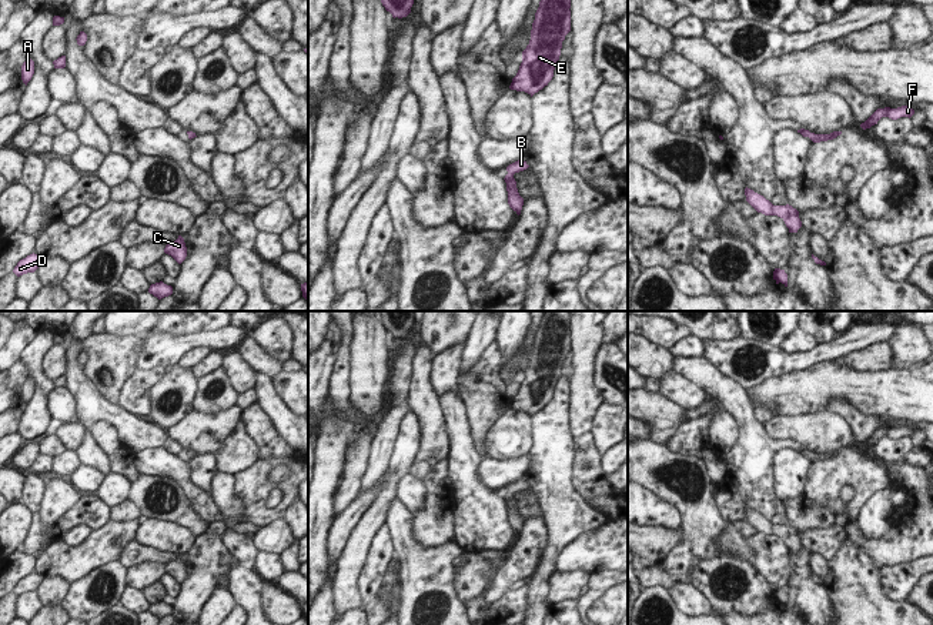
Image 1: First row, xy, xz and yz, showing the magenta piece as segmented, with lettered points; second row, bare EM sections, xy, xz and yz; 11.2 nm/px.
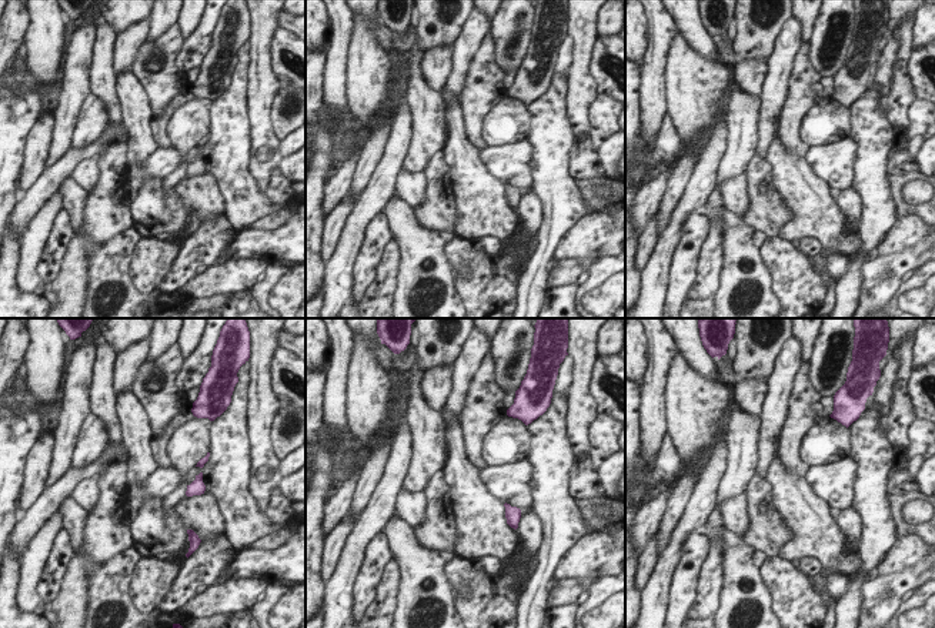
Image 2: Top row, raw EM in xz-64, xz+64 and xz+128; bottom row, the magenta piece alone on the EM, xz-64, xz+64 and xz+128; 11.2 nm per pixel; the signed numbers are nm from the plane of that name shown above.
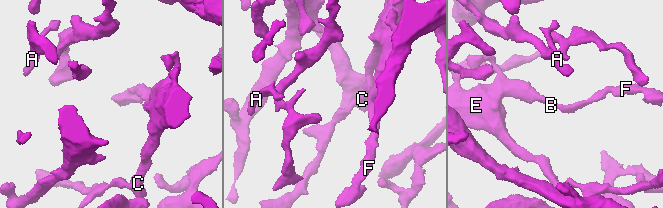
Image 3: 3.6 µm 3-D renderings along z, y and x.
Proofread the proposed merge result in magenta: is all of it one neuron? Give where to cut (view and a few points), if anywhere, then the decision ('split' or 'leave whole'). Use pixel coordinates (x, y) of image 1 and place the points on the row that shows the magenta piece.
cut none; leave whole

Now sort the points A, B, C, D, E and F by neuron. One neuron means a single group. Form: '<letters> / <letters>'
A B C D E F

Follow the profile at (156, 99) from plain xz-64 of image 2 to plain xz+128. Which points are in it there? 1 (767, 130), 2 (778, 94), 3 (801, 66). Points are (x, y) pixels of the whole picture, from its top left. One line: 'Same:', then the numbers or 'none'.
Same: 3

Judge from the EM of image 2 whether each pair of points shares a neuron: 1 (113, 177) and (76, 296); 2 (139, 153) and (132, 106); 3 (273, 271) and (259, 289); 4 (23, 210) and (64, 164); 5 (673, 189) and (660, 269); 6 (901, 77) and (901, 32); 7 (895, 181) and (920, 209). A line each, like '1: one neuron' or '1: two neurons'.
1: one neuron
2: one neuron
3: one neuron
4: one neuron
5: two neurons
6: one neuron
7: one neuron

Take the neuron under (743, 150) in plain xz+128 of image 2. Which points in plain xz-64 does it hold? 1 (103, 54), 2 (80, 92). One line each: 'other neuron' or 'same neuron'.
1: same neuron
2: other neuron

